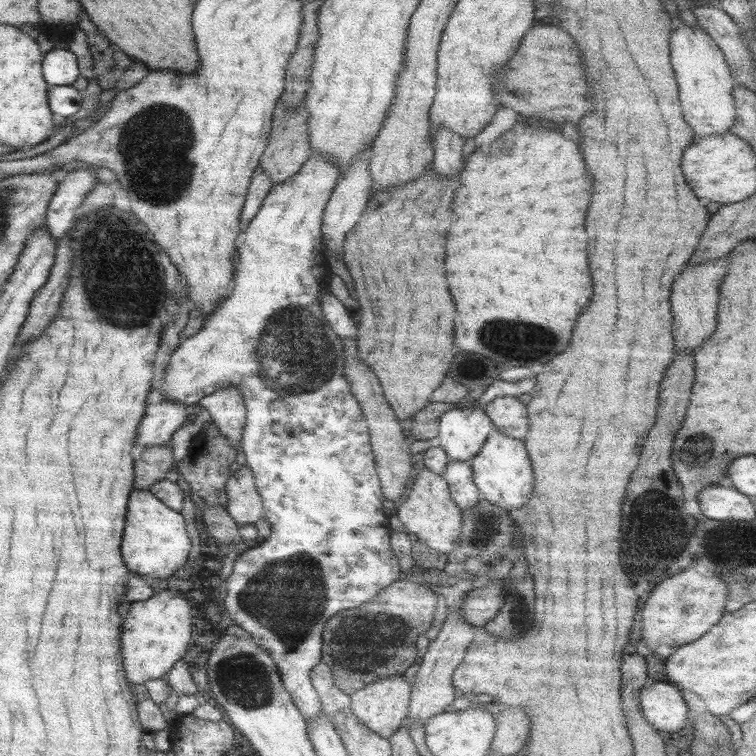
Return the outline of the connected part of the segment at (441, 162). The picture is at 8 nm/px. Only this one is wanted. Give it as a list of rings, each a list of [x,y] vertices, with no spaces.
[[[439,130],[433,140],[433,174],[439,178],[451,178],[457,176],[463,166],[463,154],[461,154],[463,140],[453,136],[447,130]]]

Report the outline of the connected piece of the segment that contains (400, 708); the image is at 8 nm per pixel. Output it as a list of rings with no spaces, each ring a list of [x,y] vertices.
[[[405,676],[383,678],[383,680],[377,680],[377,682],[373,682],[373,684],[351,694],[351,714],[359,722],[363,722],[371,732],[389,740],[401,728],[401,724],[407,722],[409,698],[411,698],[411,688],[407,686]]]

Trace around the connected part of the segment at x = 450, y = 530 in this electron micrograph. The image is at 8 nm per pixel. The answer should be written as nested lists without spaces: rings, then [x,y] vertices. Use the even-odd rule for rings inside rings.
[[[417,468],[417,476],[411,482],[411,488],[405,492],[403,500],[399,502],[399,508],[393,514],[403,524],[403,530],[413,540],[419,540],[421,544],[425,544],[427,550],[435,550],[439,554],[451,554],[455,550],[461,524],[463,524],[463,514],[449,498],[449,486],[443,480],[443,476]]]

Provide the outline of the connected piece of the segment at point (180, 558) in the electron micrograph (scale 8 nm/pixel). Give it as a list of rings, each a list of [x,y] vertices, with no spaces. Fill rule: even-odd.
[[[133,490],[127,502],[125,528],[121,538],[121,560],[127,566],[131,578],[127,580],[125,602],[145,602],[151,598],[155,582],[169,578],[175,570],[179,570],[187,562],[187,554],[191,548],[191,540],[185,530],[185,520],[181,512],[167,508],[159,498],[155,498],[149,490]]]

